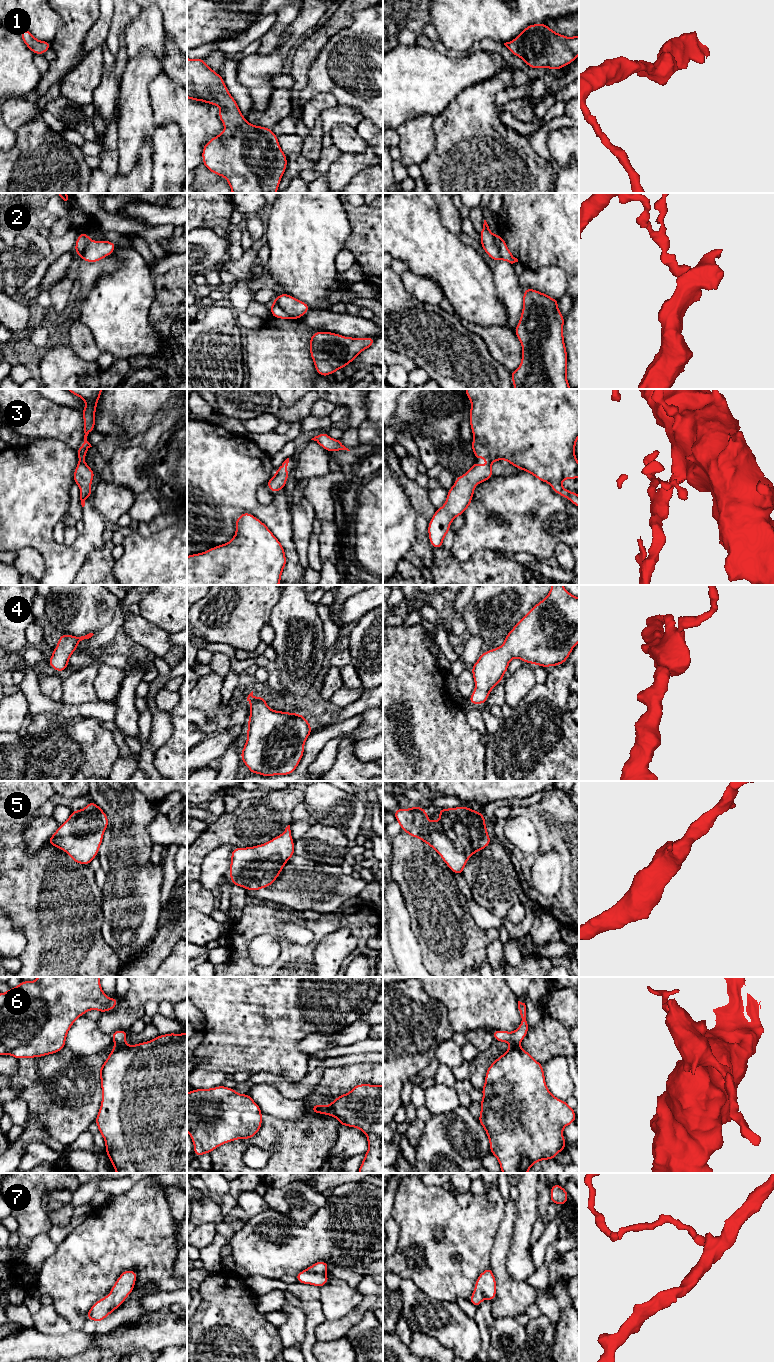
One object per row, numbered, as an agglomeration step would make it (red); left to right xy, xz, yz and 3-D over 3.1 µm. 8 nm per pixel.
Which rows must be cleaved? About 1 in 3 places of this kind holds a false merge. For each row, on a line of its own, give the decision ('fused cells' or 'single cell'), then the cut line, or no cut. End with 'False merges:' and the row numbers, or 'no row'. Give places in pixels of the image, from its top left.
1: single cell | no cut
2: fused cells | yz (494, 235), (494, 243), (501, 258)
3: single cell | no cut
4: single cell | no cut
5: single cell | no cut
6: fused cells | xy (124, 1043), (115, 1046)
7: single cell | no cut
False merges: 2, 6

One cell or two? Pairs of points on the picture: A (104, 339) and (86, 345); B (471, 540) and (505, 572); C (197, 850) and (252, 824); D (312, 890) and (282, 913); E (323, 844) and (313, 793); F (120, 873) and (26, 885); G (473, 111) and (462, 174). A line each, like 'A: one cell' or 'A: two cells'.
A: two cells
B: two cells
C: one cell
D: two cells
E: two cells
F: two cells
G: one cell

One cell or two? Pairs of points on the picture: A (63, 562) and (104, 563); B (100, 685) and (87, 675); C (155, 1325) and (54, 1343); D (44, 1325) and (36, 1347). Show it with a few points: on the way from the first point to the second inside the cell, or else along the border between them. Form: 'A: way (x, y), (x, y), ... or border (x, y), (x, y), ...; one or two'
A: border (100, 547), (89, 553), (76, 574); two
B: border (97, 668), (94, 692), (99, 700); two
C: way (130, 1337), (118, 1341), (79, 1343); one
D: border (33, 1327), (44, 1334), (65, 1334); two

